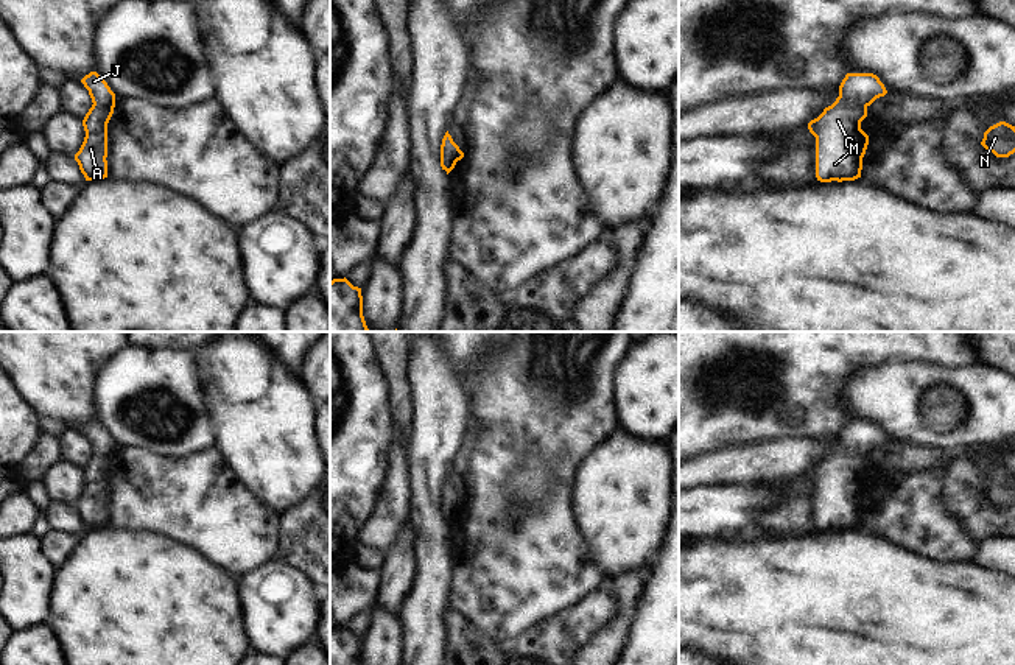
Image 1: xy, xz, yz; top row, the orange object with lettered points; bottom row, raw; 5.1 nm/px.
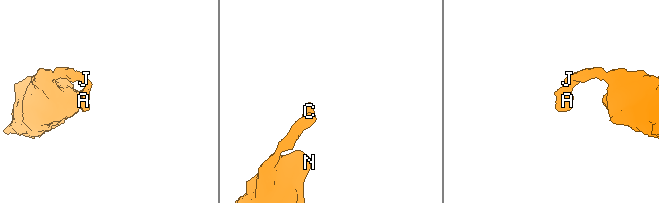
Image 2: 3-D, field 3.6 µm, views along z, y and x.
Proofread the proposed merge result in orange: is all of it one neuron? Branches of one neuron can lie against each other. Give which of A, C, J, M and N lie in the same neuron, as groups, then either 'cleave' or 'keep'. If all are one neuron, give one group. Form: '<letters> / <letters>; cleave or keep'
A C J M N; keep

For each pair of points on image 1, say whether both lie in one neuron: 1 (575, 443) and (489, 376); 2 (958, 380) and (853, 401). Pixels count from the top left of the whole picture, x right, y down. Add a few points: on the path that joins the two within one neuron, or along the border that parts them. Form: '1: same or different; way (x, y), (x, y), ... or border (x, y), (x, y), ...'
1: same; way (553, 421), (531, 399), (511, 388)
2: same; way (931, 397), (880, 397)

